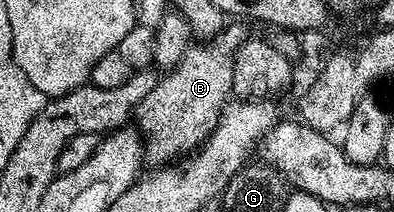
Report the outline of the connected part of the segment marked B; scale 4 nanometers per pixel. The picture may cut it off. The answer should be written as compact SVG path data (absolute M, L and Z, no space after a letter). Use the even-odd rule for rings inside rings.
M231 20L222 32L206 40L196 41L172 70L141 100L133 115L145 143L145 158L151 164L167 164L188 152L194 152L215 131L219 118L229 105L233 88L235 53L249 40L242 21Z

